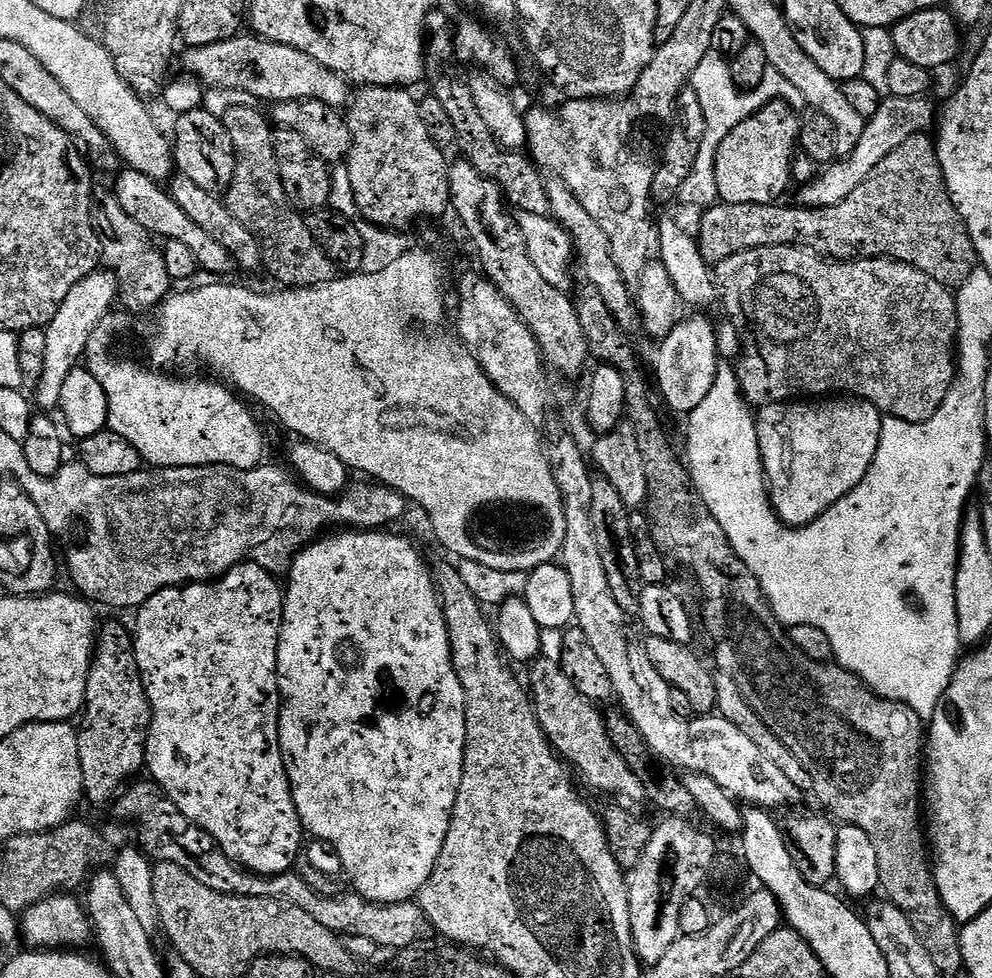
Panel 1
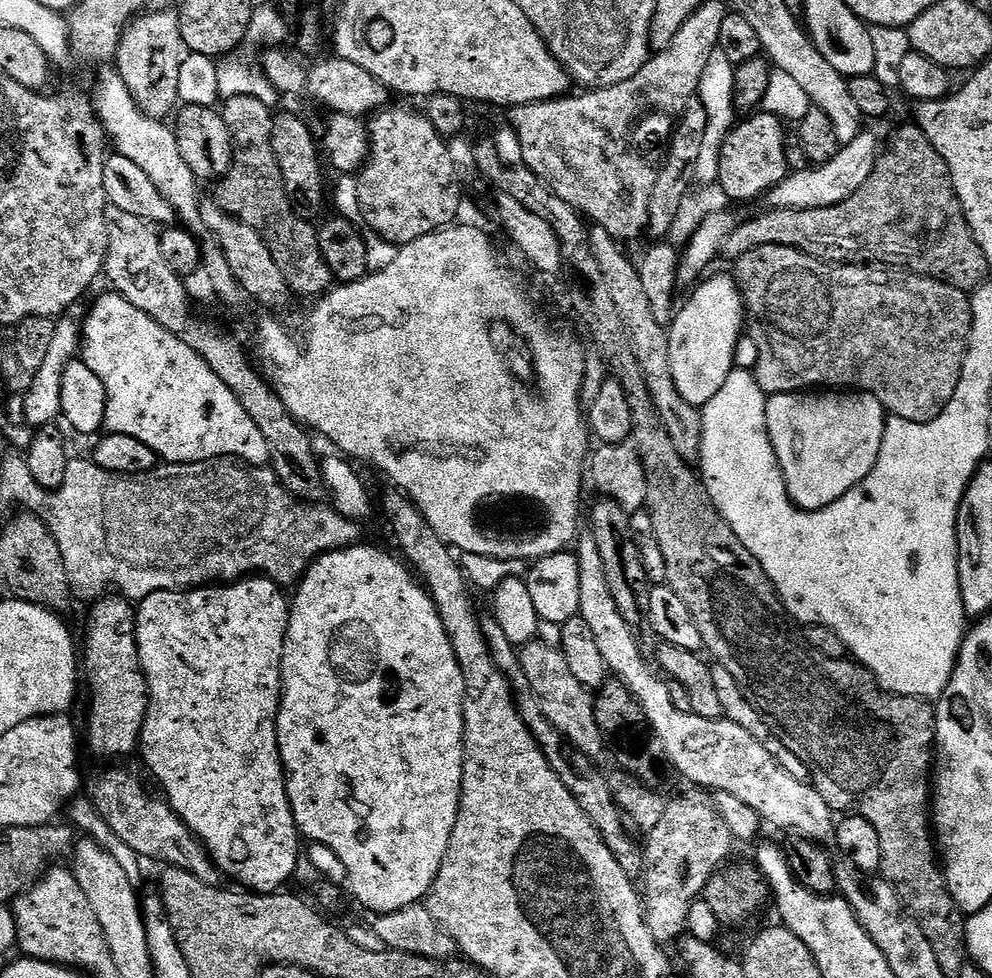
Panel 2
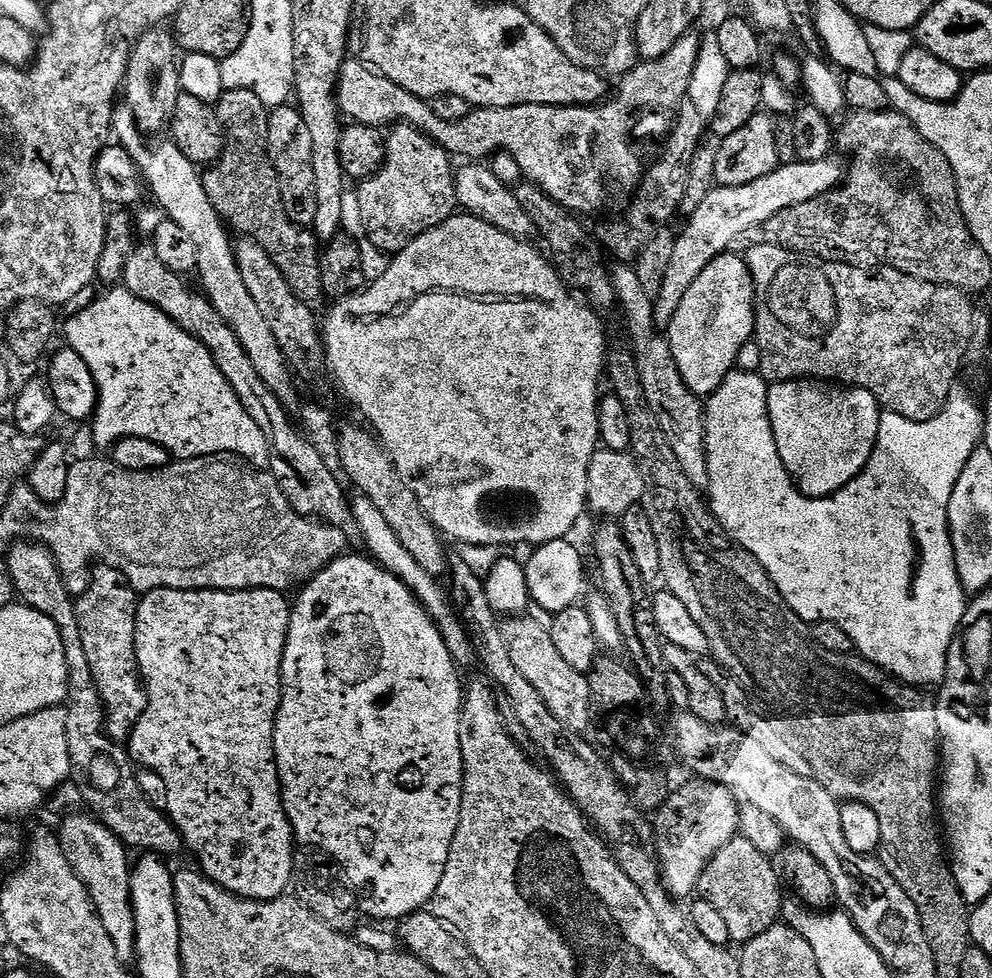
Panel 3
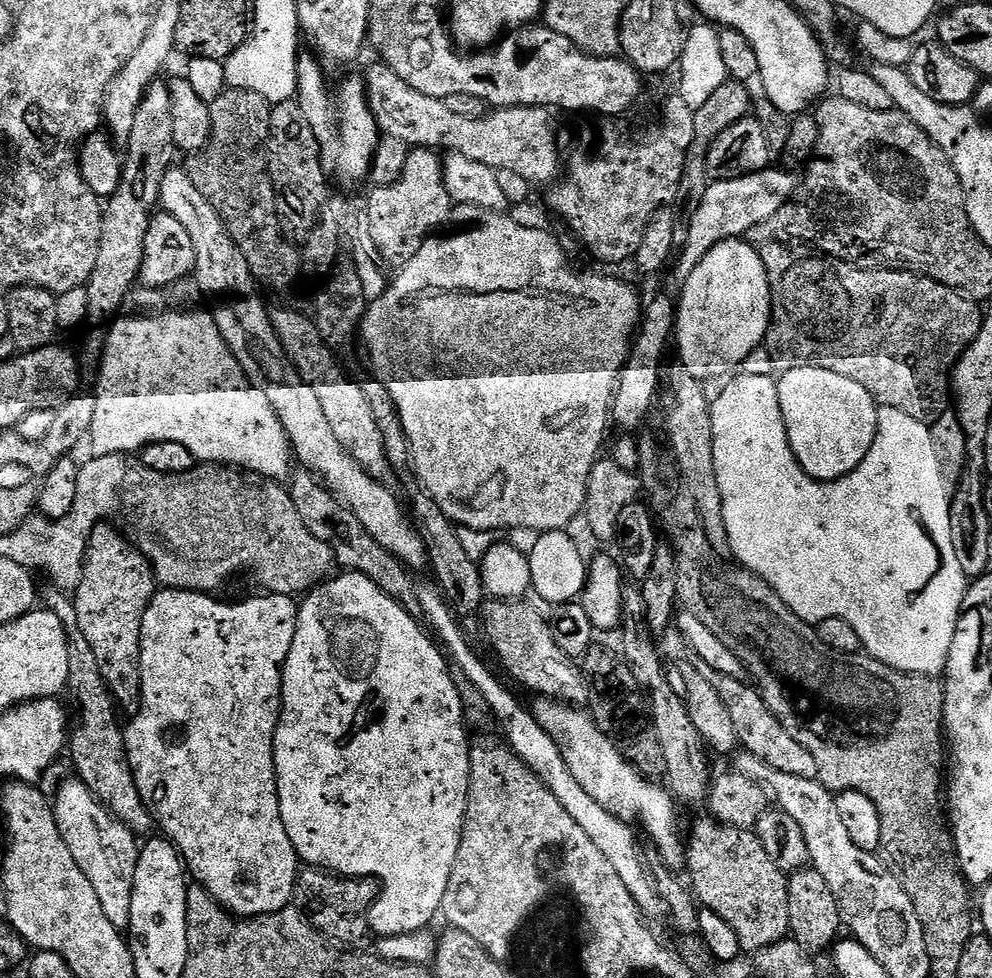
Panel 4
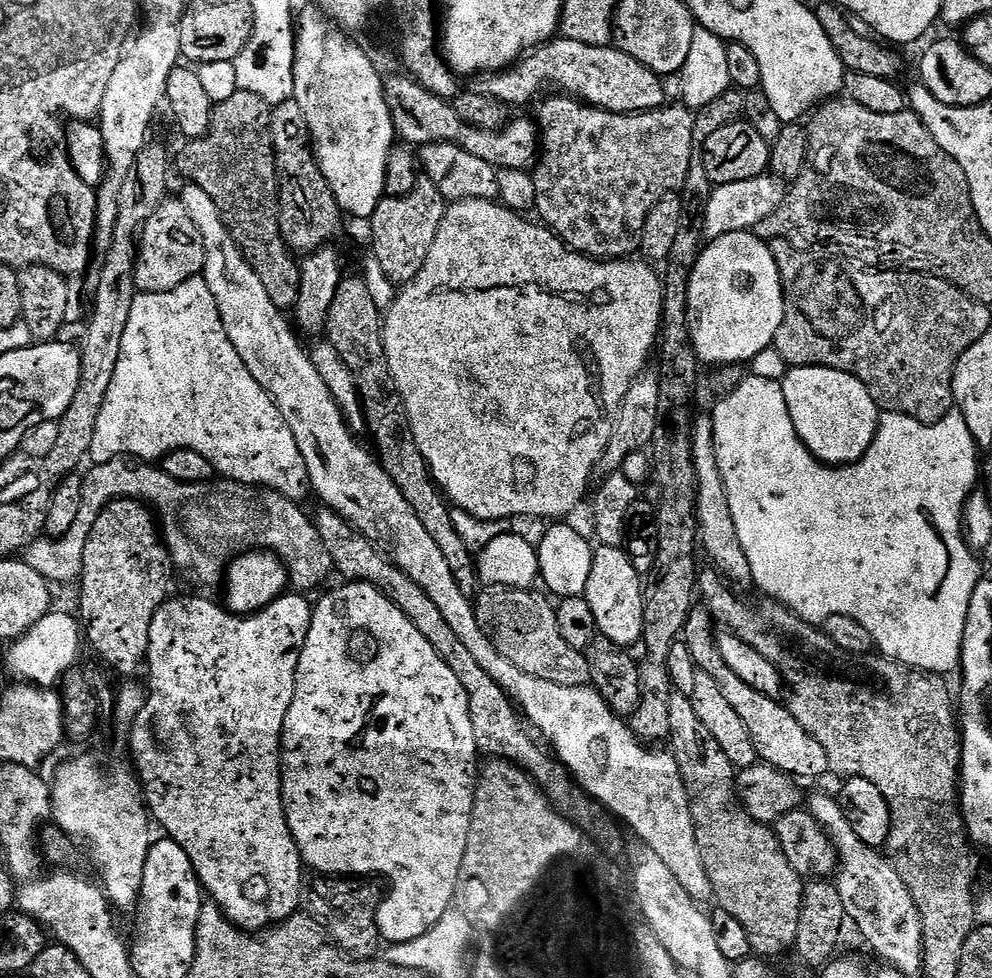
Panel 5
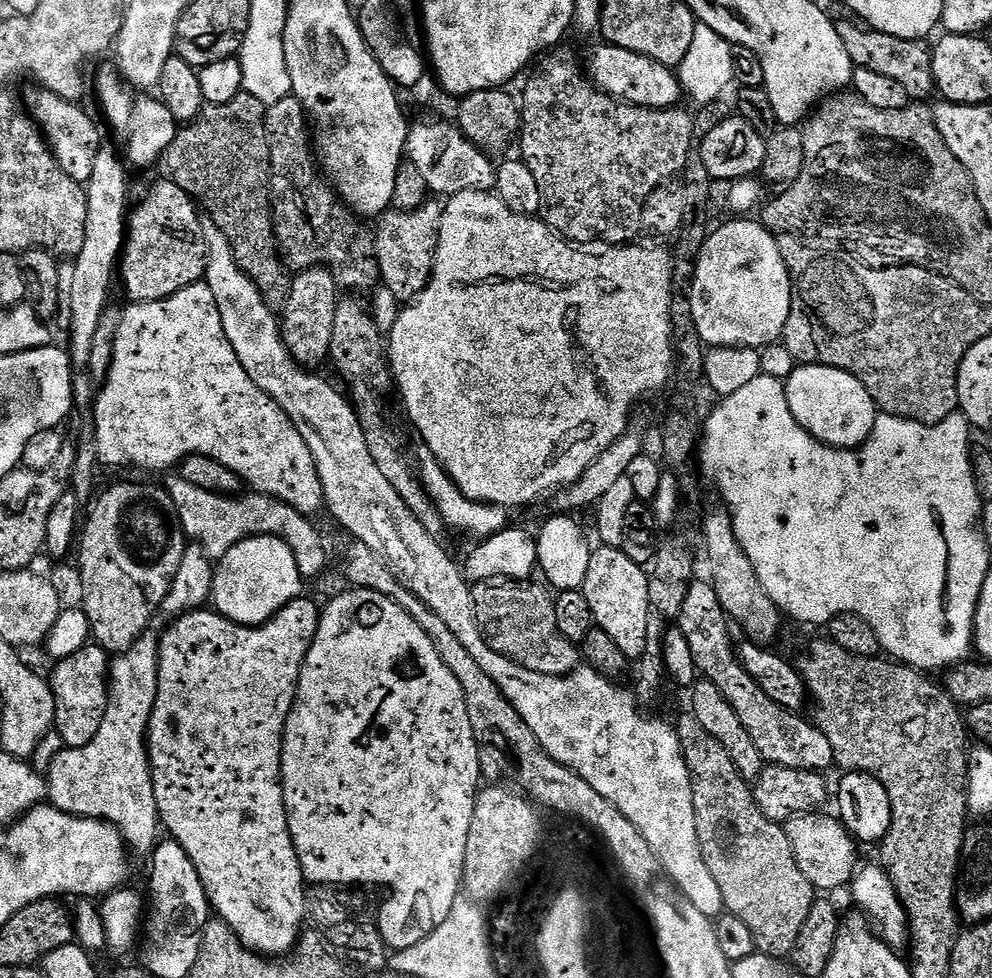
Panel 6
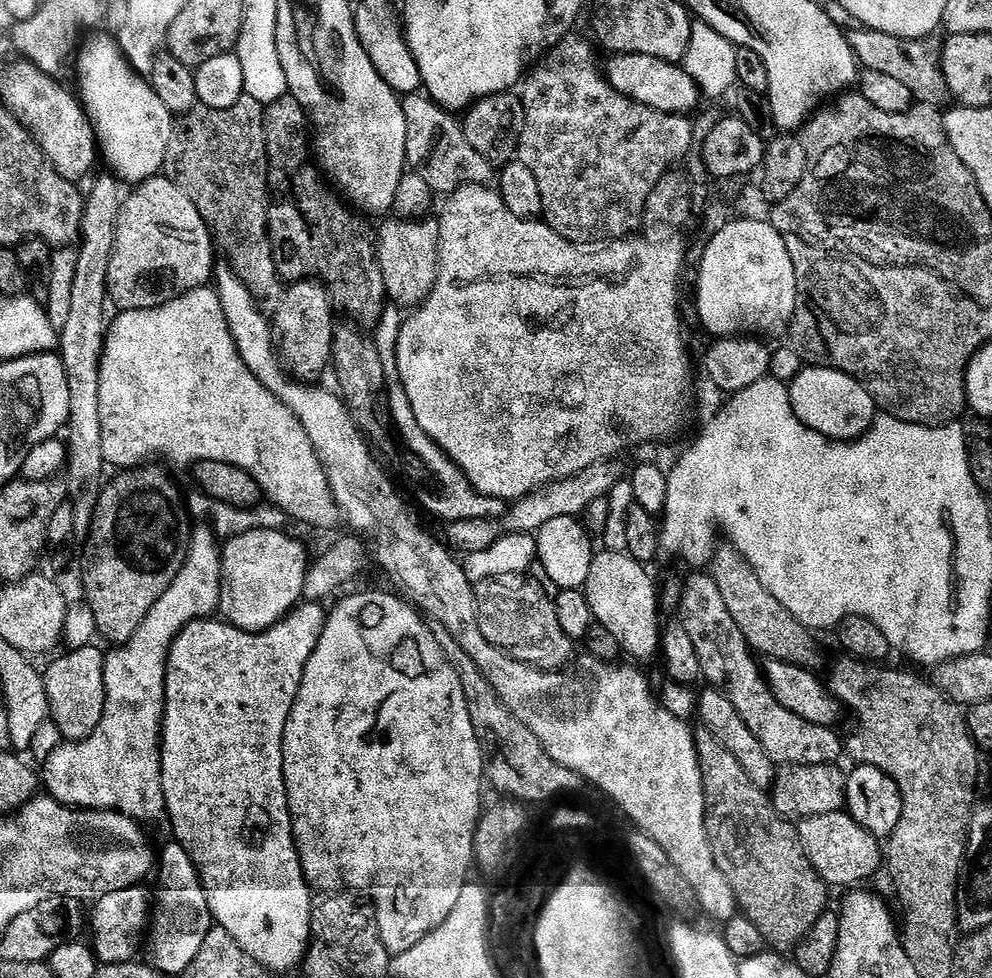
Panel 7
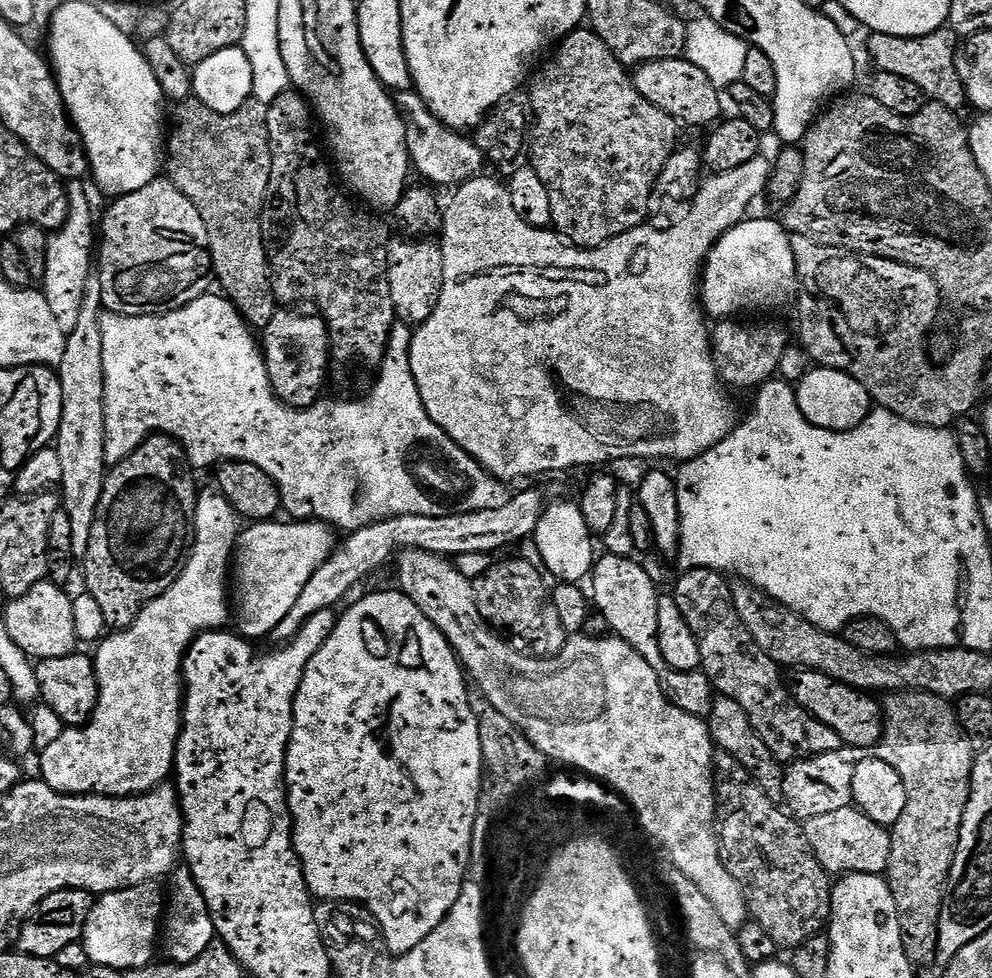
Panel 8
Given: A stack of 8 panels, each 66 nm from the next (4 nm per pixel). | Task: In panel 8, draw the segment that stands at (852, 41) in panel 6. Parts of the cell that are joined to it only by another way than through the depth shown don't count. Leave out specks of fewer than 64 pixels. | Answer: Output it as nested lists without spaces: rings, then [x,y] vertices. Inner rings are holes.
[[[950,26],[922,36],[894,36],[876,32],[868,39],[868,50],[879,71],[914,82],[931,103],[944,105],[955,112],[967,107],[965,88],[956,66],[960,37]]]

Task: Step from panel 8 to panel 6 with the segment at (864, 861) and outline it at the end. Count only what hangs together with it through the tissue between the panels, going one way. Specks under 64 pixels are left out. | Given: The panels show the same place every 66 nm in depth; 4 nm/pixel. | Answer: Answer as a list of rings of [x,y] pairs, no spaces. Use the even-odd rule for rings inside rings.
[[[823,811],[804,812],[787,821],[788,837],[802,874],[821,893],[832,894],[835,888],[847,889],[858,871],[853,833],[835,815],[823,816]]]

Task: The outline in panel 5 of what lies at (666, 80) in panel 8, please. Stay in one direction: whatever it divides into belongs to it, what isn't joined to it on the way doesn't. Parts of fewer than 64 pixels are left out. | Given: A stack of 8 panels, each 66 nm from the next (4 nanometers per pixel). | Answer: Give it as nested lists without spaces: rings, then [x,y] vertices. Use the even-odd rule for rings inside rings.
[[[563,38],[537,44],[507,70],[475,77],[470,88],[478,94],[499,100],[505,106],[513,106],[528,104],[532,99],[535,101],[541,95],[539,92],[551,84],[556,87],[553,89],[571,94],[593,108],[604,108],[607,112],[650,112],[666,104],[665,81],[654,70],[638,62],[638,58],[630,58],[630,54],[615,46],[586,46],[586,42]]]

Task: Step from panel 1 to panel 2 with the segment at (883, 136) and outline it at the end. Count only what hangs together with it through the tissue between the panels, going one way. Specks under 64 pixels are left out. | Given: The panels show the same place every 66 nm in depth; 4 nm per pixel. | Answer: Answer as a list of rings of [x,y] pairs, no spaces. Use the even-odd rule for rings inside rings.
[[[862,130],[854,142],[843,145],[834,154],[832,160],[824,164],[816,164],[807,168],[789,171],[778,186],[774,186],[766,194],[768,208],[789,208],[790,210],[810,210],[811,208],[829,208],[835,204],[846,202],[859,188],[864,185],[866,178],[876,165],[876,159],[882,151],[882,140],[868,130]]]

